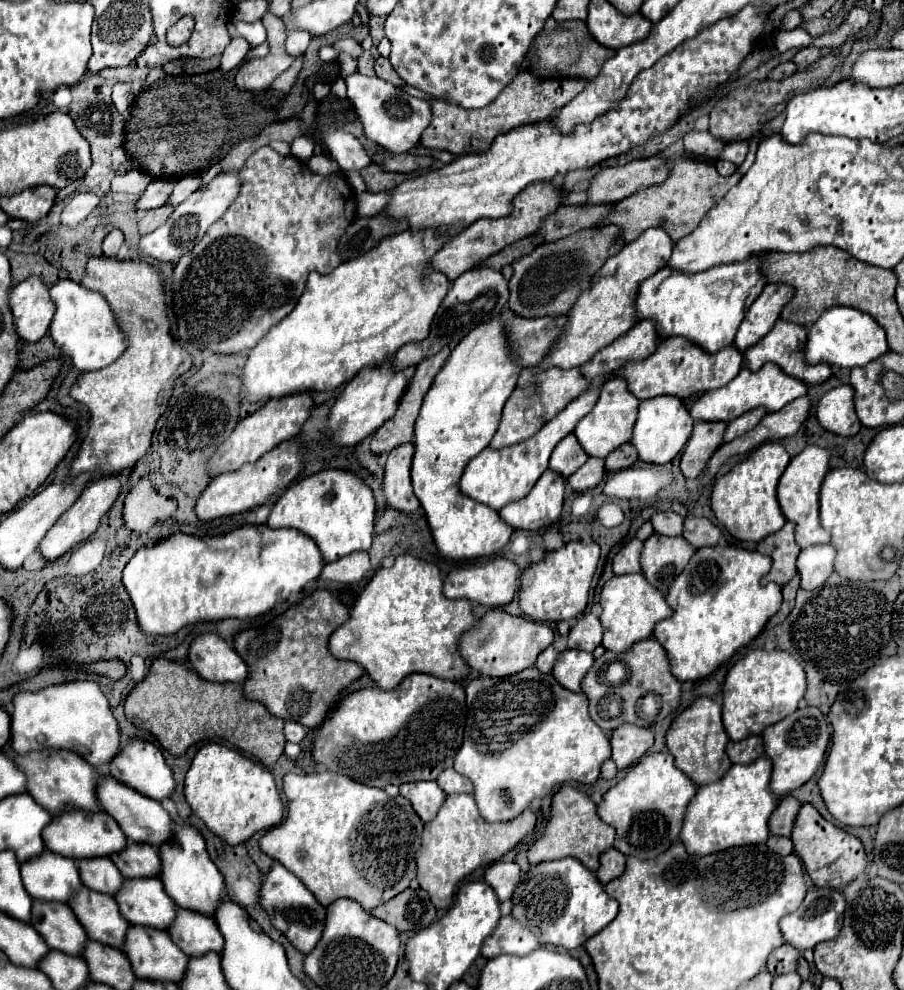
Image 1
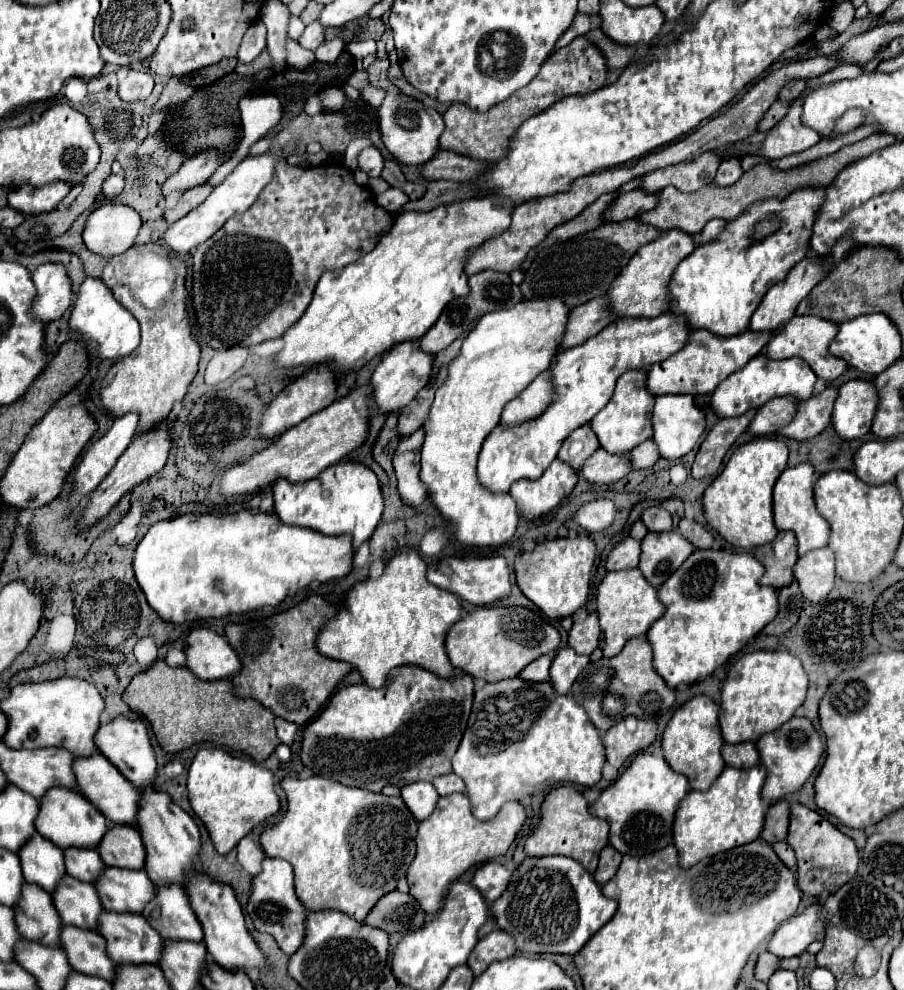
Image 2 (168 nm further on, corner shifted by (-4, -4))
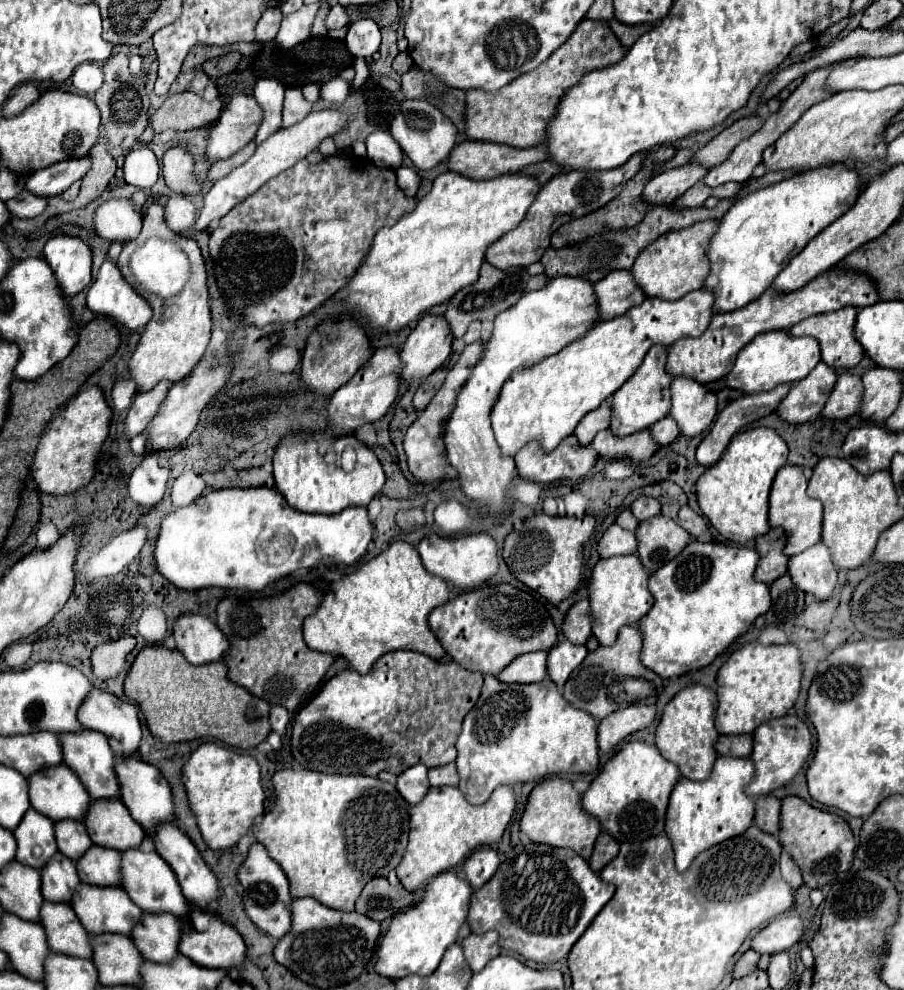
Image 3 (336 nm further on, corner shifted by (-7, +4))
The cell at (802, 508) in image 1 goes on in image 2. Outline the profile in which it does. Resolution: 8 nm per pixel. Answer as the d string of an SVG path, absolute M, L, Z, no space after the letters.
M800 463L788 467L774 487L774 523L780 531L790 529L796 533L798 539L798 555L806 555L812 549L820 549L828 545L830 539L830 525L828 521L816 511L814 503L814 465Z

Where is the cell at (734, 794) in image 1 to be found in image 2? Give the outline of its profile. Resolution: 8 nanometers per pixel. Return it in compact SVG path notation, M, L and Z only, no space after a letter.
M762 765L750 769L726 767L708 791L690 791L688 799L680 803L674 823L674 845L678 849L682 867L692 867L704 857L724 853L760 837L768 811L760 795L764 781L766 769Z

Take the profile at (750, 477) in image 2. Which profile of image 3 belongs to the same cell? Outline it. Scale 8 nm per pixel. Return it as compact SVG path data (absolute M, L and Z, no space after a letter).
M769 427L739 431L721 459L697 479L697 503L709 523L735 543L747 543L769 531L769 491L773 477L787 463L787 443Z

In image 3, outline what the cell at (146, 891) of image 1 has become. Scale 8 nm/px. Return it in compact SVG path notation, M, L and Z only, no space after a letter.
M91 847L75 861L79 879L83 883L101 887L121 883L119 865L121 865L121 853L111 851L107 847Z

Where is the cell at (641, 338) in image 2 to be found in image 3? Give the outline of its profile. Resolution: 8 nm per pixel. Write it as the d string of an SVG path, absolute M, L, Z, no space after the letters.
M697 289L681 299L645 299L627 313L601 321L583 339L563 347L557 355L549 355L535 365L519 367L503 385L499 399L491 411L495 439L503 455L515 453L533 439L539 439L545 453L557 447L561 439L571 435L577 423L607 397L611 397L643 363L651 345L671 345L683 337L699 337L713 317L713 293Z

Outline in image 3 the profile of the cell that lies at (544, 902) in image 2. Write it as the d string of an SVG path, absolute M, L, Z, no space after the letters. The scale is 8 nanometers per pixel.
M519 843L505 853L497 873L481 889L473 891L467 923L471 927L471 933L485 933L495 929L499 933L499 945L503 949L515 951L535 963L549 965L567 957L573 943L583 935L593 917L605 907L613 893L615 887L611 883L605 883L595 871L591 871L589 863L575 851L549 845Z

